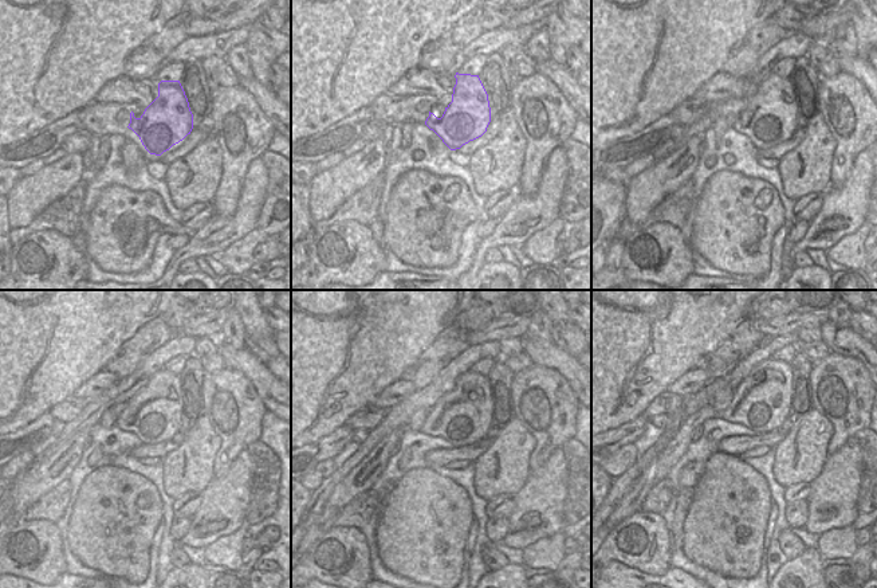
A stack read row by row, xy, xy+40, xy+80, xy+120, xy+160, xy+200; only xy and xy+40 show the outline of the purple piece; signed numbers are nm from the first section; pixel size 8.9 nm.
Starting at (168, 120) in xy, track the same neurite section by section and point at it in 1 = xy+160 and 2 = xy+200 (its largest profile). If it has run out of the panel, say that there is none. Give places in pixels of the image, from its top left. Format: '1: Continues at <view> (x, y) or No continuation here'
1: Continues at xy+160 (472, 380)
2: Continues at xy+200 (766, 395)

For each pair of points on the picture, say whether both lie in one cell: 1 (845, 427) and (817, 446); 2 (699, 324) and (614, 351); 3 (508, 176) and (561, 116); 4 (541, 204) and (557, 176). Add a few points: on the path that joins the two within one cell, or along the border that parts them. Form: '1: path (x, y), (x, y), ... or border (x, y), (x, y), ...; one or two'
1: border (824, 404), (837, 419), (834, 439); two
2: path (677, 324), (655, 324), (651, 328), (636, 329); one
3: border (526, 144), (520, 184), (516, 188); two
4: path (547, 198), (553, 183); one

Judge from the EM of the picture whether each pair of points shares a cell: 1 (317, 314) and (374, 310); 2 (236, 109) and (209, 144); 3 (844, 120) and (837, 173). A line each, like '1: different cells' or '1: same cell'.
1: same cell
2: different cells
3: same cell

